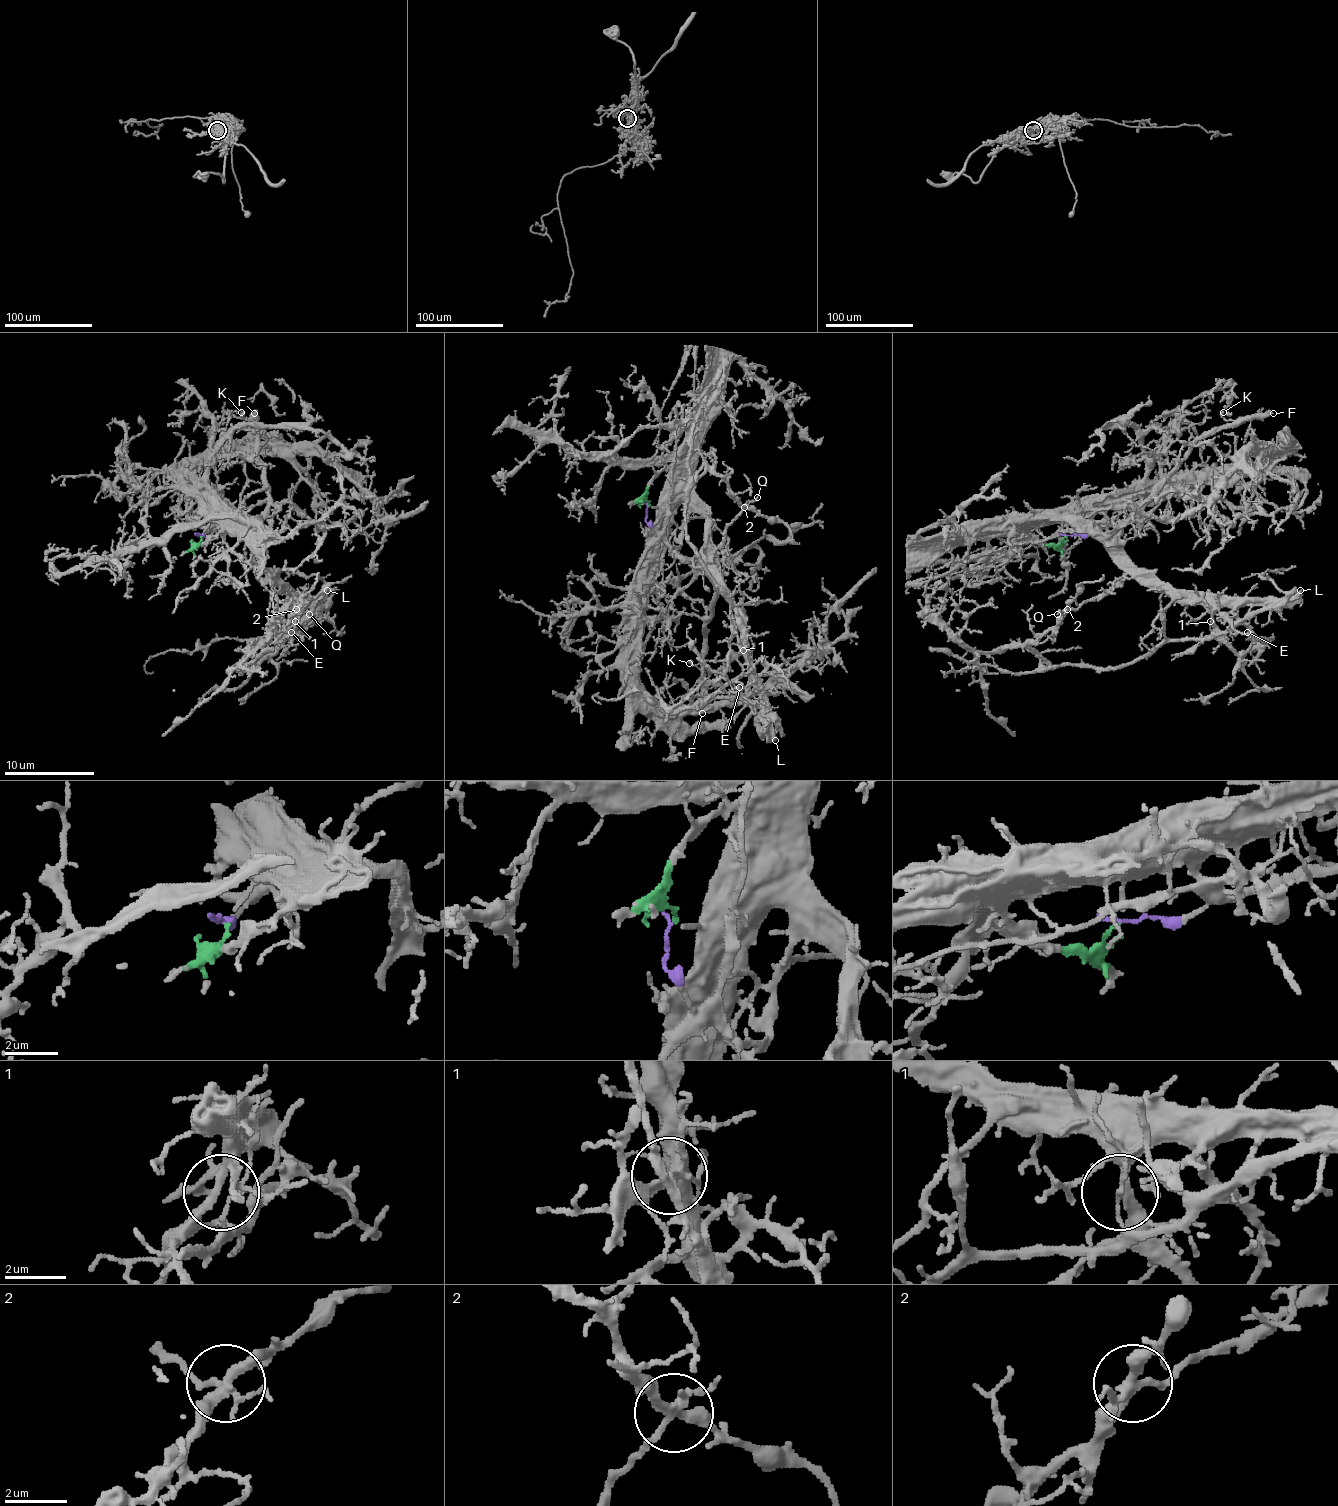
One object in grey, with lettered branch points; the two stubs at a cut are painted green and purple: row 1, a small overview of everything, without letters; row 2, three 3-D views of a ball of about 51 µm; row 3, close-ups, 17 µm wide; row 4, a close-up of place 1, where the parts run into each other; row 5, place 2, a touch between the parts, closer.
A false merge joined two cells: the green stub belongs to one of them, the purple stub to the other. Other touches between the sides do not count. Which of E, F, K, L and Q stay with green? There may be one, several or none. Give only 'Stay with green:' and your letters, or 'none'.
Stay with green: E, L

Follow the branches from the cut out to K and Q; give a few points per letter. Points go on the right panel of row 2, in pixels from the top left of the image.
K: (1066, 536), (1091, 533), (1109, 520), (1118, 531), (1199, 439), (1215, 434), (1226, 423), (1224, 412)
Q: (1066, 536), (1091, 533), (1109, 520), (1118, 531), (1118, 527), (1118, 542), (1127, 569), (1100, 597), (1057, 615)

